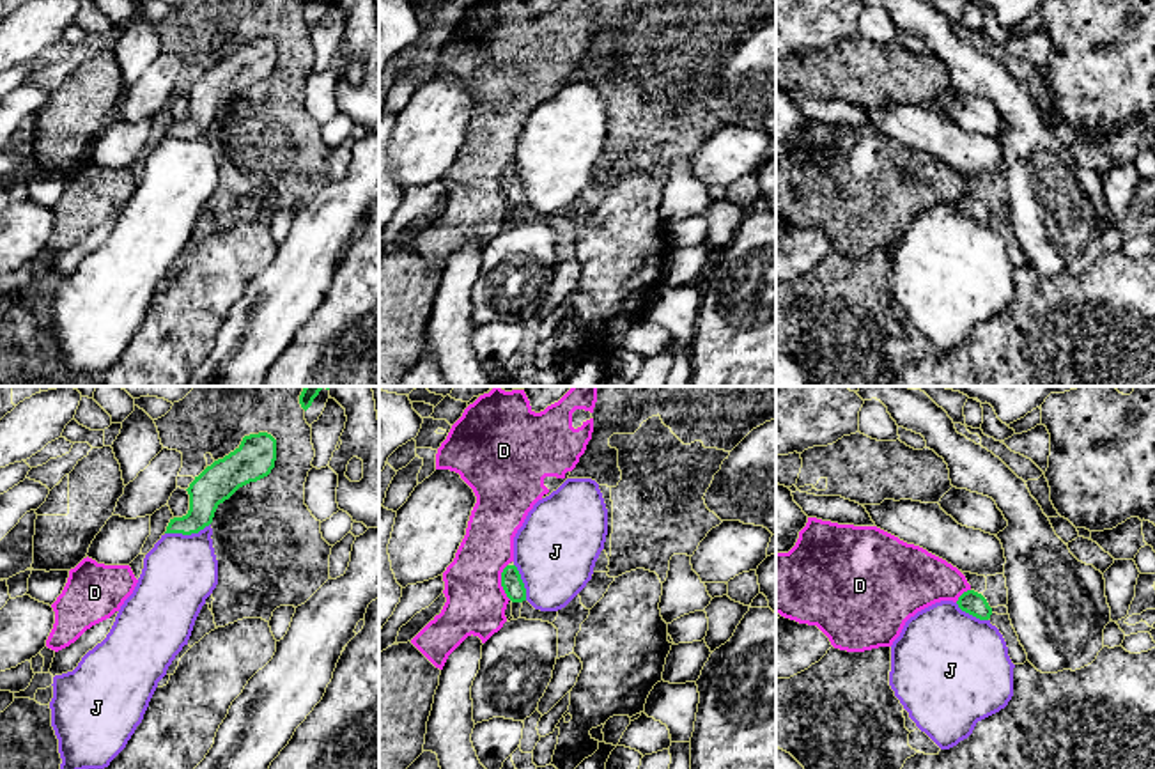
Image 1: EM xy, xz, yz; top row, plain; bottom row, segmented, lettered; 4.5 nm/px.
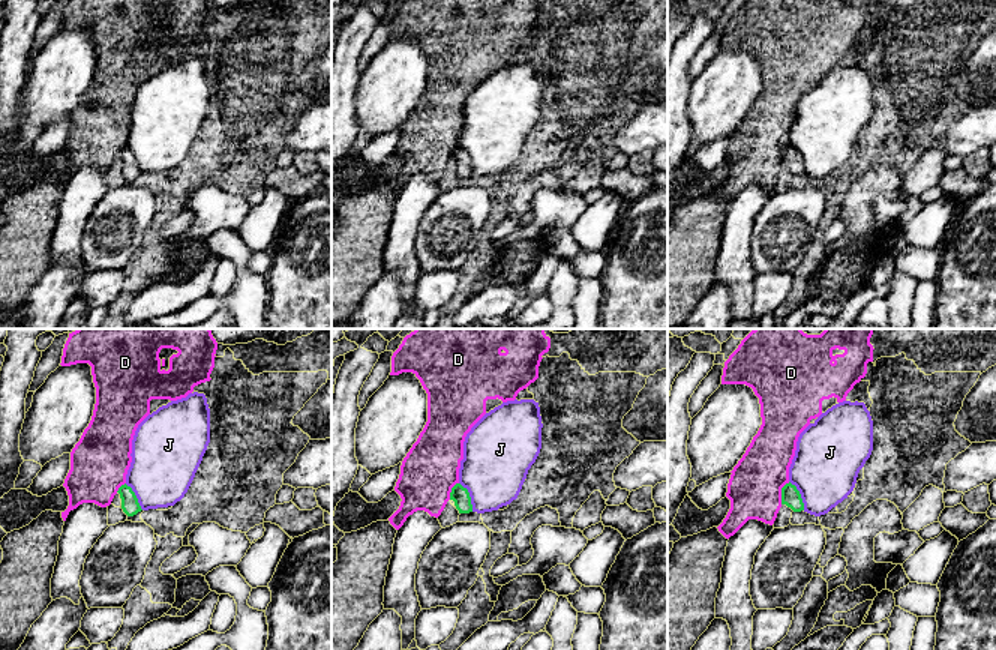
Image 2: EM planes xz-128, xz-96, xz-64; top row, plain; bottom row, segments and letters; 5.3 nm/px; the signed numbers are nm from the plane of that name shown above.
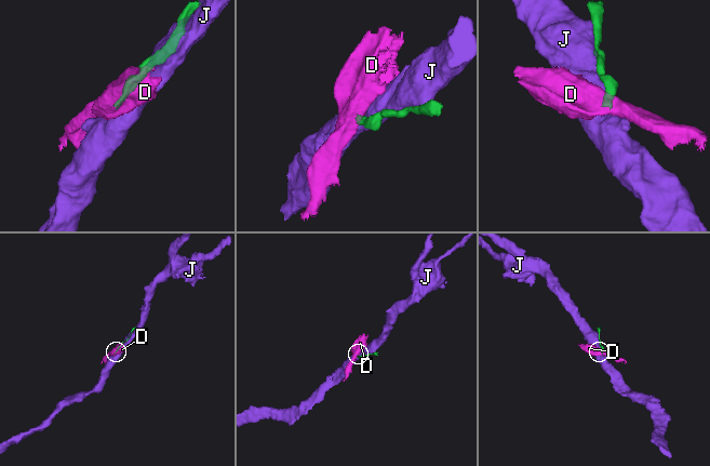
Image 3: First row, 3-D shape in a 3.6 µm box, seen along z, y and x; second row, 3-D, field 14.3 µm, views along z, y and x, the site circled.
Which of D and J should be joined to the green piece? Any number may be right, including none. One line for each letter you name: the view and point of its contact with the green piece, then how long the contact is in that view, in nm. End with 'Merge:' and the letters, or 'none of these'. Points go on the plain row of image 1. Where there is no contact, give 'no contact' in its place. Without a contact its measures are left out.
Merge: none of these

